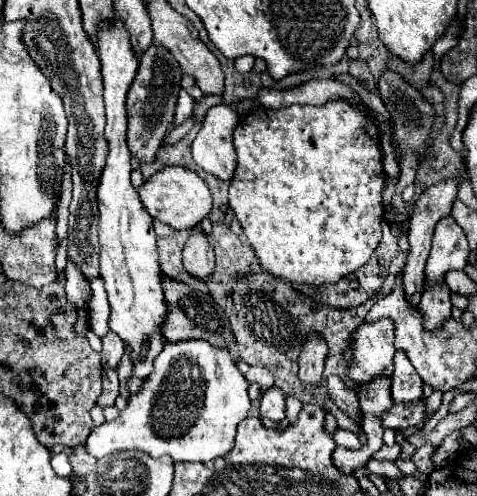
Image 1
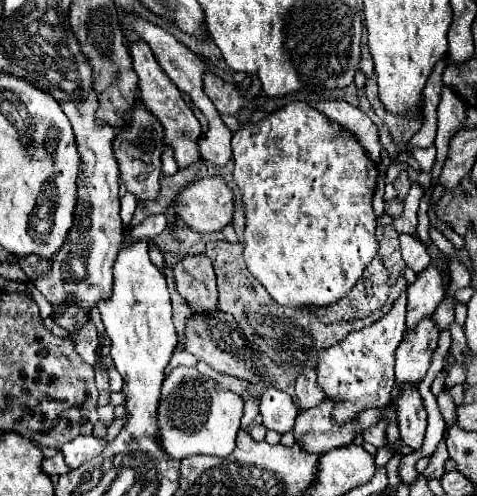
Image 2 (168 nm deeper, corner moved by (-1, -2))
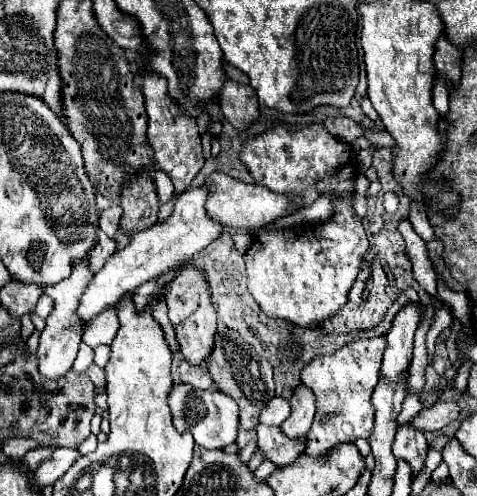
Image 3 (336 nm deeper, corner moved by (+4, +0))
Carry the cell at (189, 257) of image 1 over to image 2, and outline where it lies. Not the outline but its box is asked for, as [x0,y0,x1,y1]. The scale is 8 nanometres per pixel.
[173,254,217,312]

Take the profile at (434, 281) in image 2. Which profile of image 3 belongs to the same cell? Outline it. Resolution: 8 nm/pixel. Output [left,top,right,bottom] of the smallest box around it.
[380,304,420,382]

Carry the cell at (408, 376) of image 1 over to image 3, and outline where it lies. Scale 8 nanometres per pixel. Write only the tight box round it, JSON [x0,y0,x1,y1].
[392,424,428,478]

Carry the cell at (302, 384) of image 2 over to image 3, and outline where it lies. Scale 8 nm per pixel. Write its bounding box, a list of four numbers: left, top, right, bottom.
[280,386,314,438]

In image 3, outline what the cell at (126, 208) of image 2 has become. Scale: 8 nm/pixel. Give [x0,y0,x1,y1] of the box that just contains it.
[100,206,120,238]

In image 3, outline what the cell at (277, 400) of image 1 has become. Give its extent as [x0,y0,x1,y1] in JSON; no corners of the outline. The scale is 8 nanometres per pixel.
[260,396,290,426]

